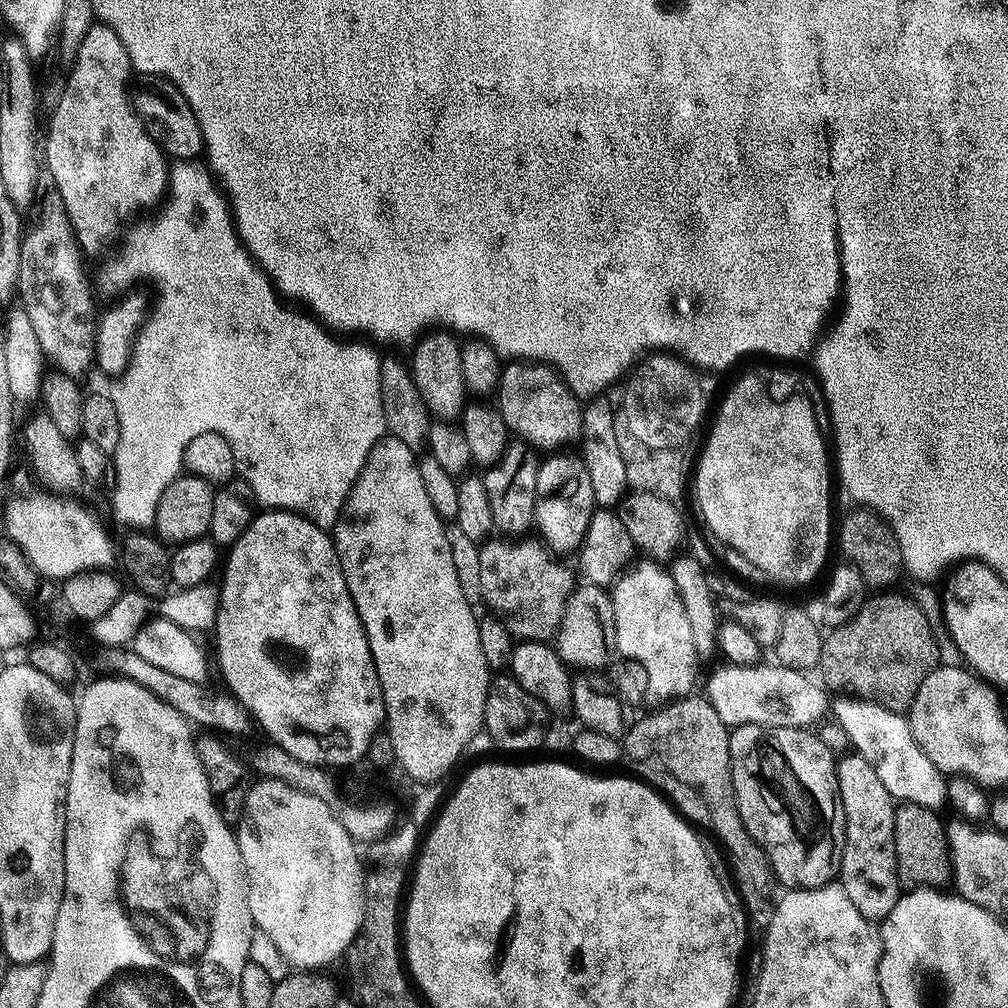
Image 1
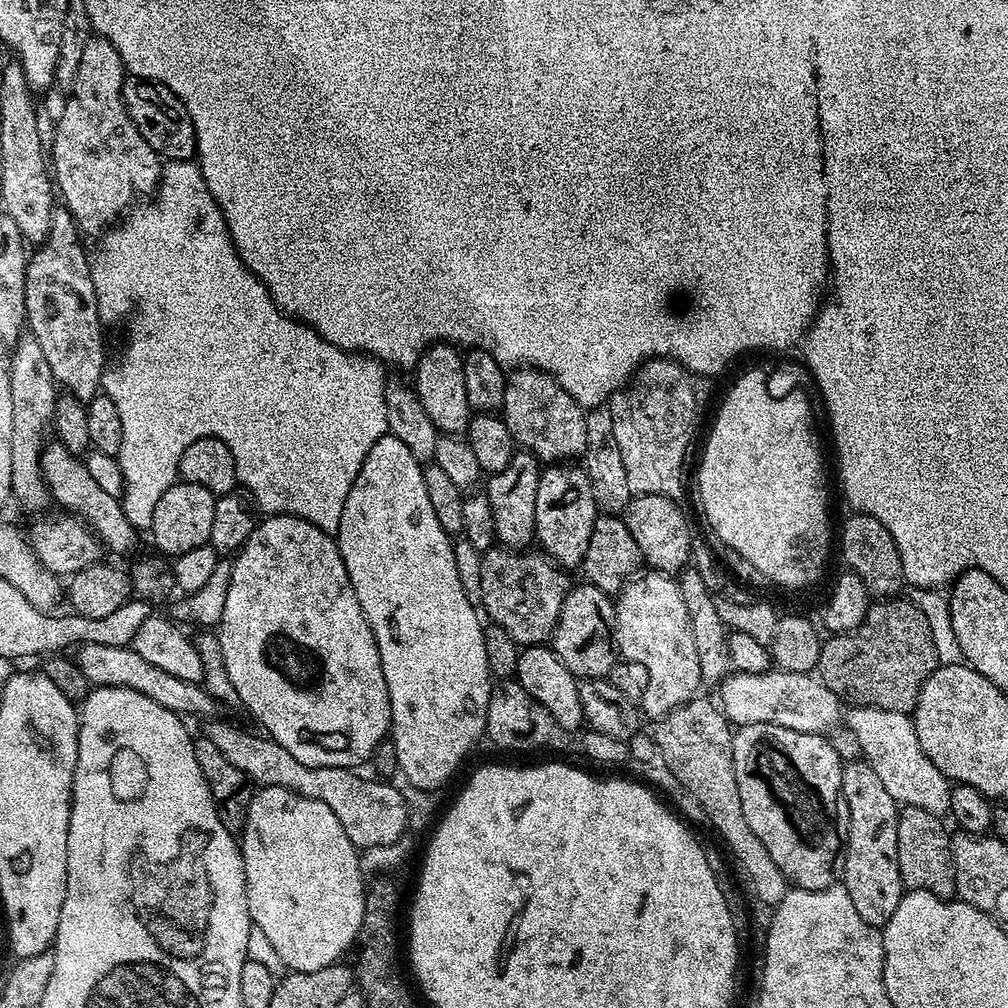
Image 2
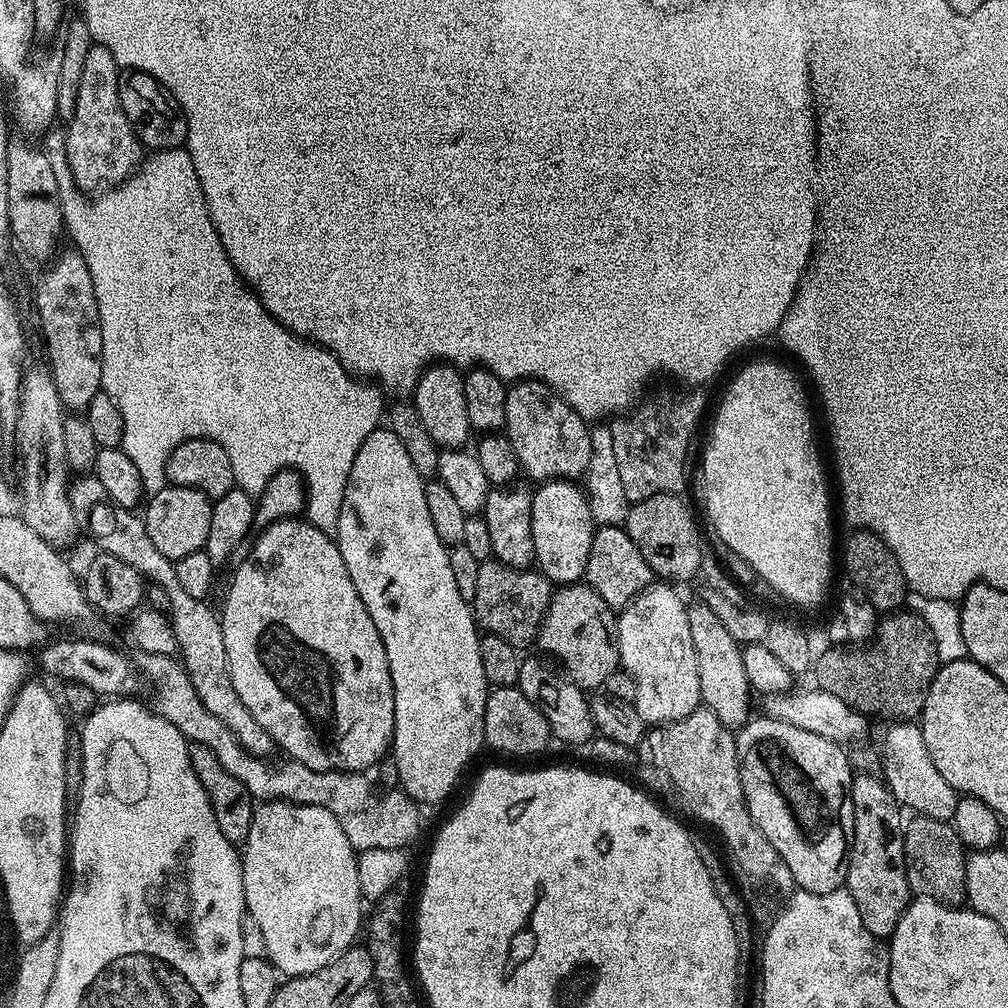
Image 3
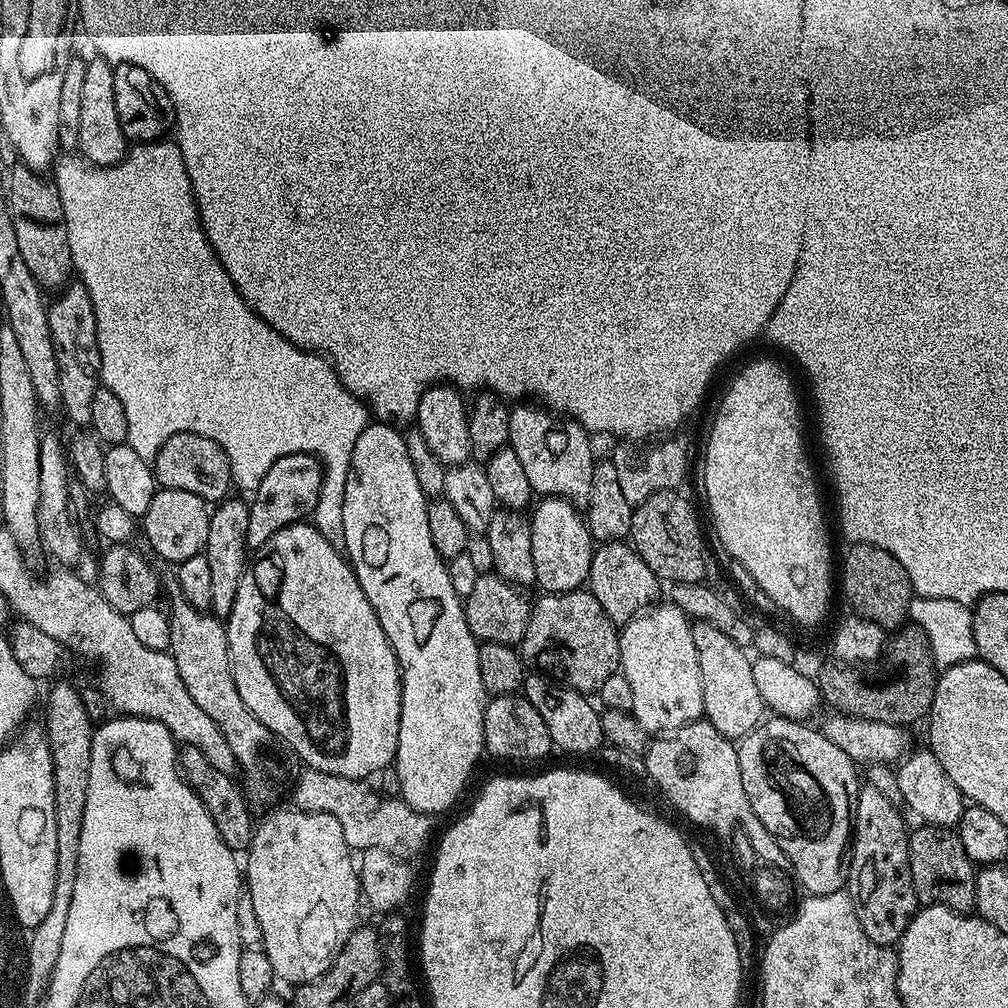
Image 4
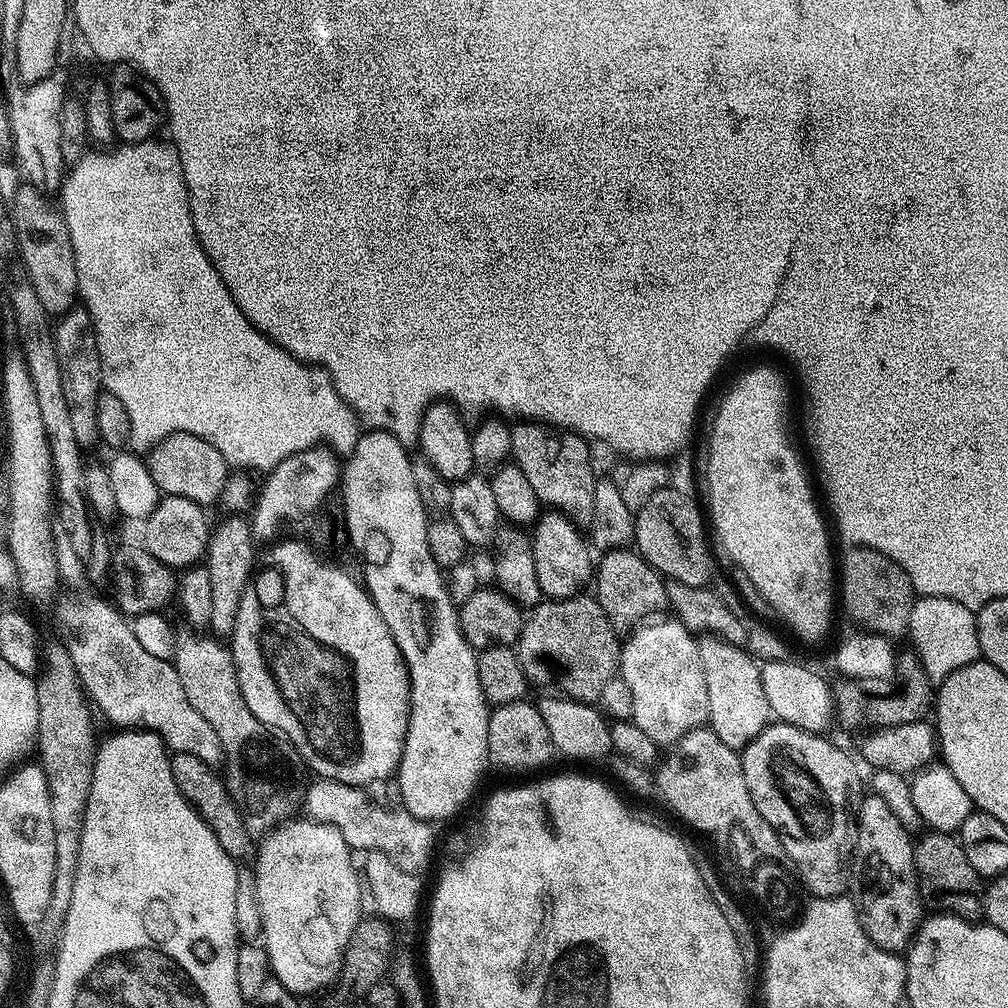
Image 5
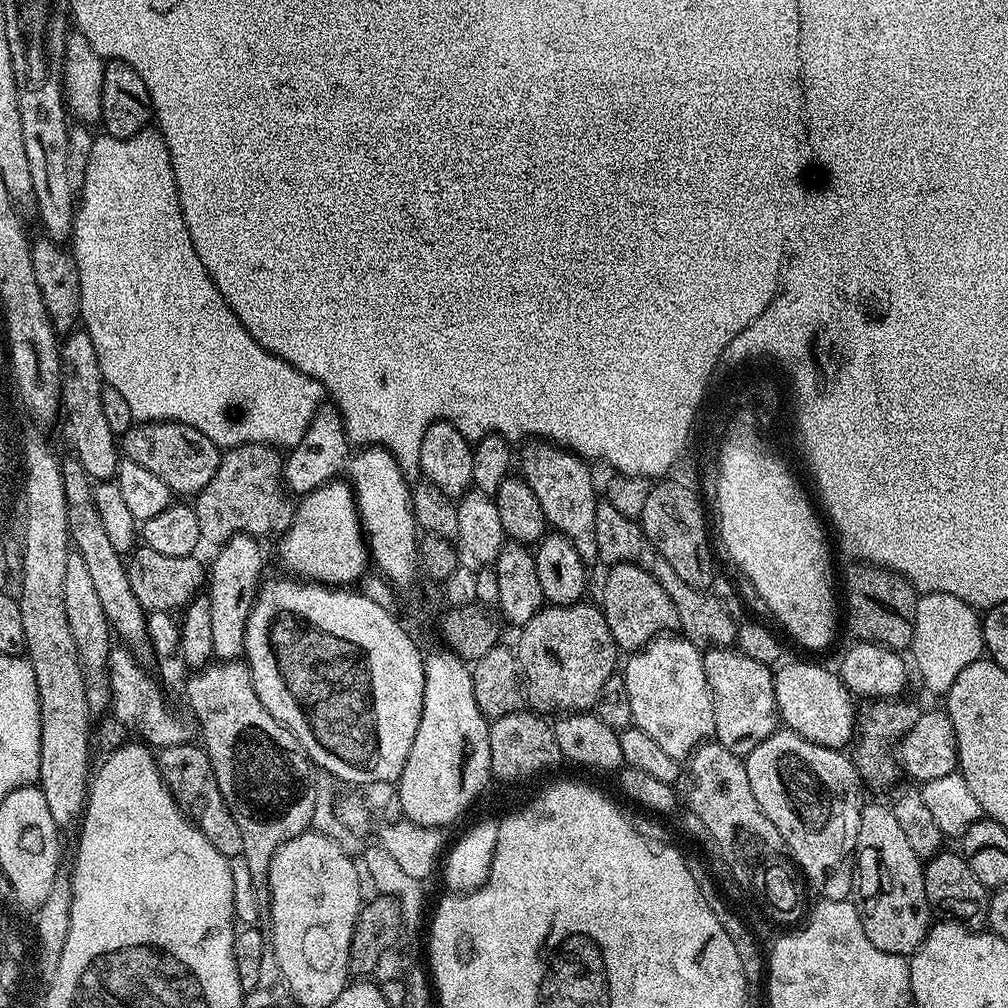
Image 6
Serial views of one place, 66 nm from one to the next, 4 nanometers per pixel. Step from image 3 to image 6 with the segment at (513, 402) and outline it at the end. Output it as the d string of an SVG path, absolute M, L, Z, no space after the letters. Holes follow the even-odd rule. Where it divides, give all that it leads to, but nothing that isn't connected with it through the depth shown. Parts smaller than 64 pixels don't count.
M532 440L525 444L528 445L518 456L518 466L522 468L520 474L534 491L549 527L563 534L586 564L594 562L598 558L595 537L598 497L594 492L589 465L575 453L551 442Z

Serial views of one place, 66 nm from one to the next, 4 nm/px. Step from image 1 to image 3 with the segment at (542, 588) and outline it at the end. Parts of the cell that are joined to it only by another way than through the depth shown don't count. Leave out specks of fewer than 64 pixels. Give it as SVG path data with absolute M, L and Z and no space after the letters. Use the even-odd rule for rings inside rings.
M495 558L480 562L478 586L470 607L476 623L489 636L497 636L510 642L513 648L523 649L523 644L532 644L540 630L540 624L552 601L554 585L539 570L511 568Z

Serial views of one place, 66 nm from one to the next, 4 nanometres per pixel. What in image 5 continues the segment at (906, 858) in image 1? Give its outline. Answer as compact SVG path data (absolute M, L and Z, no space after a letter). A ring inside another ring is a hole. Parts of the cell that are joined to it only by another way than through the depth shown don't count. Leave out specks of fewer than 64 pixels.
M929 831L927 835L921 835L921 840L917 839L914 844L916 875L920 878L923 895L944 896L940 904L945 913L959 916L962 920L979 921L982 916L982 900L977 893L982 888L982 877L974 870L974 866L970 866L970 858L966 858L963 843L955 835L946 832Z

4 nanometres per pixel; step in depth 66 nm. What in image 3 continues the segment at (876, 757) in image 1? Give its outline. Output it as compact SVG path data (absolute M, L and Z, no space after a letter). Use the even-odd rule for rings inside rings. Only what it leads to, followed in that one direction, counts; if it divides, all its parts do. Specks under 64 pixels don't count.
M892 722L889 725L884 732L884 748L882 747L882 779L888 785L888 789L892 791L896 803L905 809L913 808L911 811L918 816L945 822L951 821L956 809L958 794L950 786L950 782L946 782L946 778L942 778L942 774L938 774L938 770L934 767L930 753L926 751L926 742L922 742L919 723Z

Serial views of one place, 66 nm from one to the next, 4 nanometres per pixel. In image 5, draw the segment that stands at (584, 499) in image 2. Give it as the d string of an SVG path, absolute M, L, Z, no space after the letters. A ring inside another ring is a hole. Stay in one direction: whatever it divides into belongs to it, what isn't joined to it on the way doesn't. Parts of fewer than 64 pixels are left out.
M555 510L541 515L531 529L534 571L538 573L538 586L541 597L549 600L568 600L571 596L581 595L589 587L594 576L594 556L587 539L580 537L577 525Z

